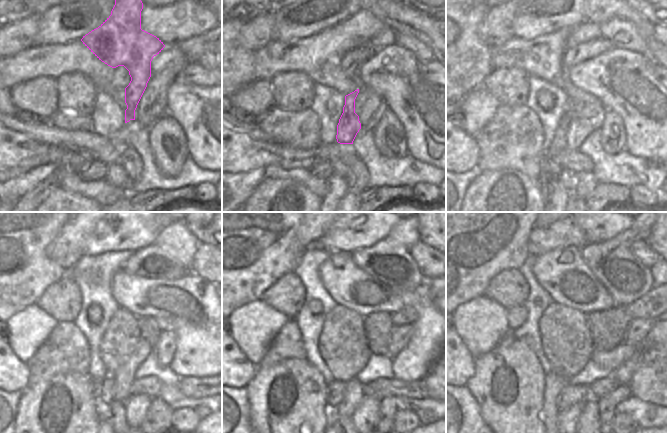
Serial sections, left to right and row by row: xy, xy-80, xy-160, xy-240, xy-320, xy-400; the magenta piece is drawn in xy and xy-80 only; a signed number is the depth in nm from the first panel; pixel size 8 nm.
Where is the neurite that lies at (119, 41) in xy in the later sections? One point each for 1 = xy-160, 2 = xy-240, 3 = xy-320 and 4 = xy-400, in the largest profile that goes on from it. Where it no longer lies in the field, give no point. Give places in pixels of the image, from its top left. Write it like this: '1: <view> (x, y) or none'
1: xy-160 (550, 164)
2: xy-240 (105, 390)
3: xy-320 (335, 389)
4: xy-400 (570, 395)

